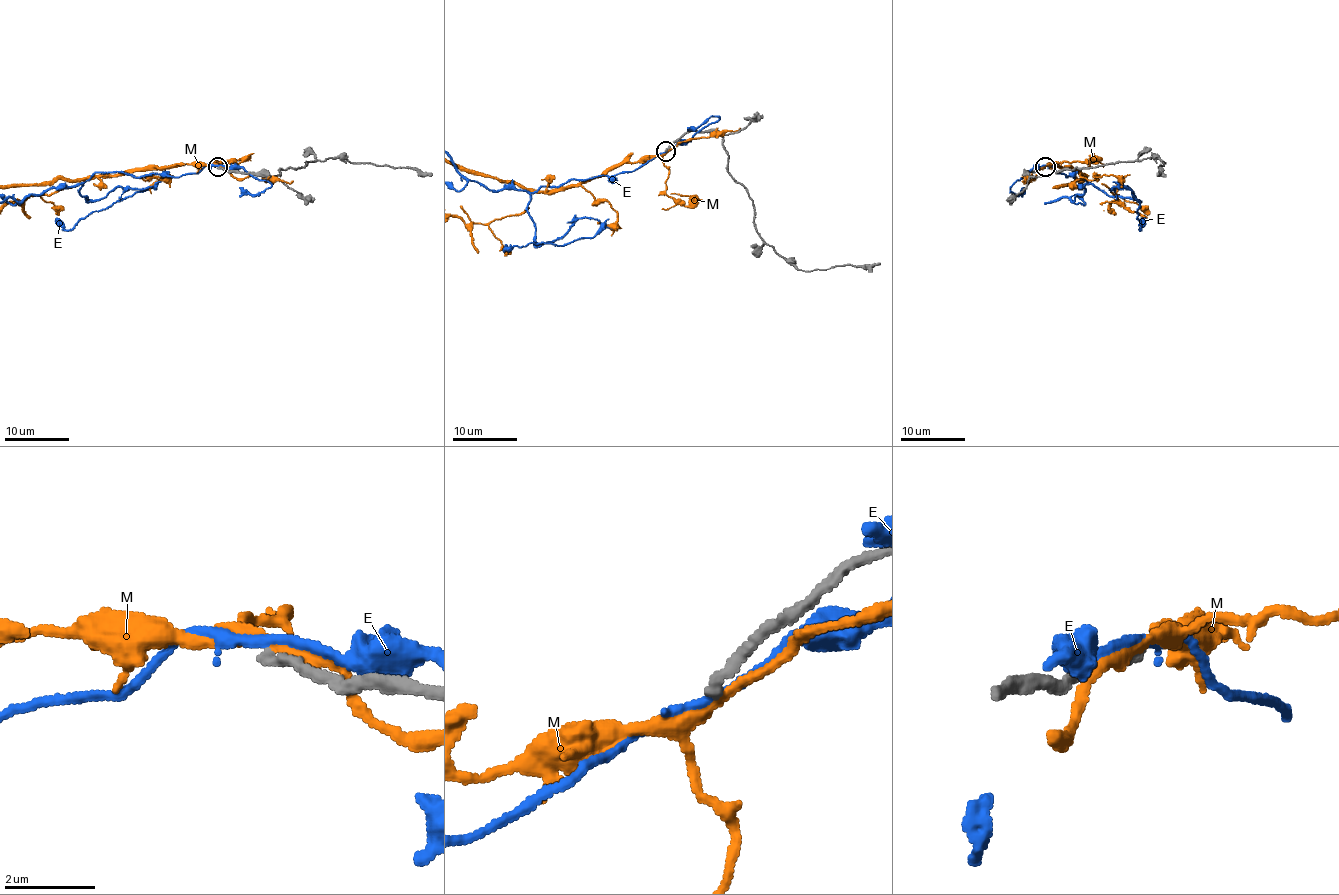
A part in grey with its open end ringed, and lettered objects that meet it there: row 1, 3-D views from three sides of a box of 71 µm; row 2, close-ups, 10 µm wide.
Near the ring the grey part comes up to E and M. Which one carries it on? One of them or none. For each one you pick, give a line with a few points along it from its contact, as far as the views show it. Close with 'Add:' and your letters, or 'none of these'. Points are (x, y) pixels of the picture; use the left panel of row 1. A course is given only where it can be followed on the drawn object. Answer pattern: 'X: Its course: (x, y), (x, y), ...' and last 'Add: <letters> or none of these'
Add: none of these

